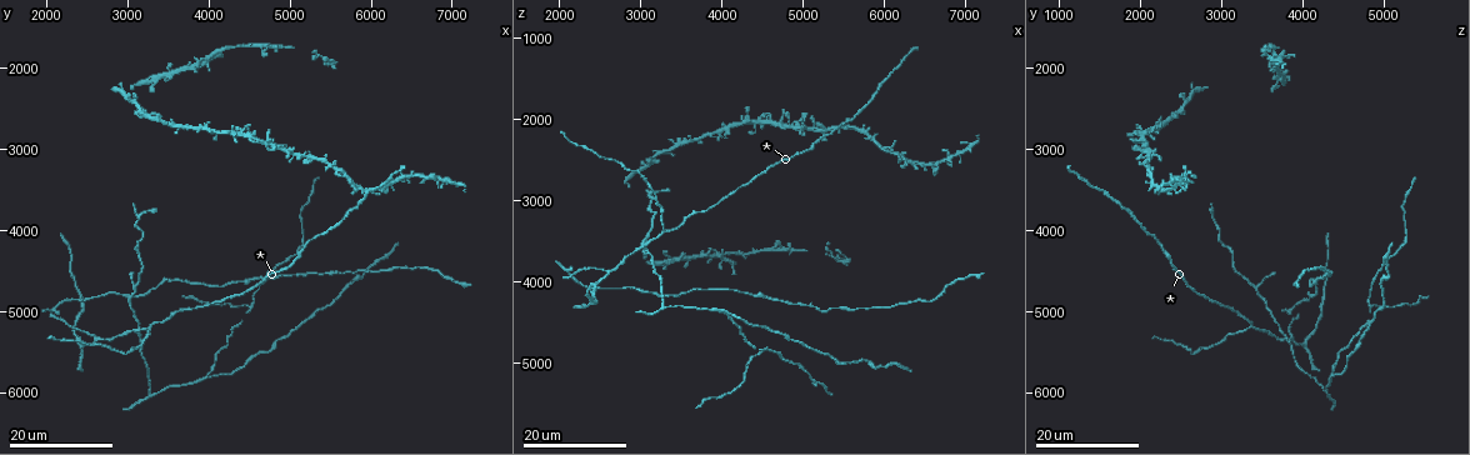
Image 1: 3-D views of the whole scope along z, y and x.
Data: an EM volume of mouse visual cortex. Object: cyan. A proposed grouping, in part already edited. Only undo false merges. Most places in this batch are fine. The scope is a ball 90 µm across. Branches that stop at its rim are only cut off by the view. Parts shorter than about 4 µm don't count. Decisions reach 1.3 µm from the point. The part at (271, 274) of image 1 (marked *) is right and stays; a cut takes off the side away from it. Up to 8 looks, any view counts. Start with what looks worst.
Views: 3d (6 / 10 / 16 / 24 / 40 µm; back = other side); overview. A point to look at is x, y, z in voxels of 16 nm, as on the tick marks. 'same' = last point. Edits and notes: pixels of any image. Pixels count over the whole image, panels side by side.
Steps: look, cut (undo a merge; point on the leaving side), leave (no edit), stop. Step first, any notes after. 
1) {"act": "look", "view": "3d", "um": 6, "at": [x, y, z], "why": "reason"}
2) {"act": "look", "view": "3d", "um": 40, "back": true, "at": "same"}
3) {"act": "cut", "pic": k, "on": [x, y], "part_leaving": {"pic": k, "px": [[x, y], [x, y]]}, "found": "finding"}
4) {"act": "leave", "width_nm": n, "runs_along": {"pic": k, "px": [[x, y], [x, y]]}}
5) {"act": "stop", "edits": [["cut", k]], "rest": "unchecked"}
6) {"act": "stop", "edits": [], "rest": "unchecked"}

{"act": "look", "view": "3d", "um": 16, "at": [4500, 4950, 4850], "why": "side arm on a straight run"}

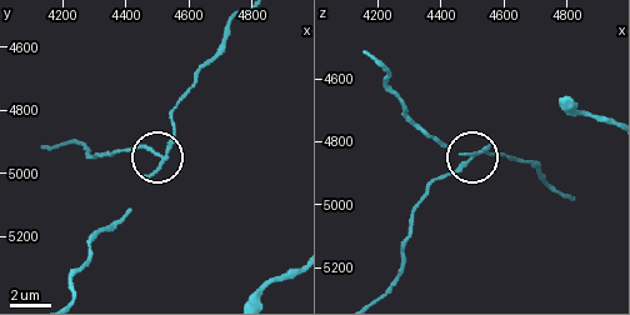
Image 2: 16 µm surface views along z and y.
{"act": "look", "view": "3d", "um": 10, "at": "same", "why": "zoom in"}

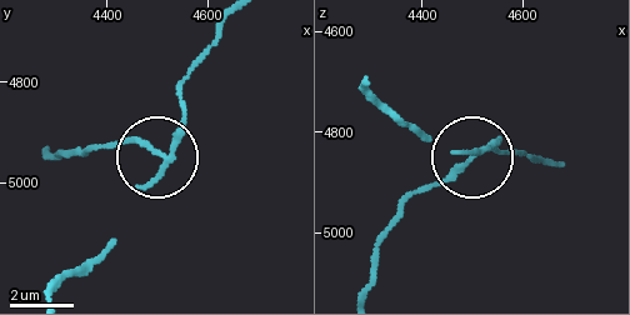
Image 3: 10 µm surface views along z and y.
{"act": "cut", "pic": 3, "on": [128, 141], "arms": 3, "part_leaving": {"pic": 3, "px": [[159, 156], [121, 140], [70, 156], [49, 148]]}, "found": "two neurons meet here"}

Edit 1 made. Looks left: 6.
{"act": "look", "view": "overview"}

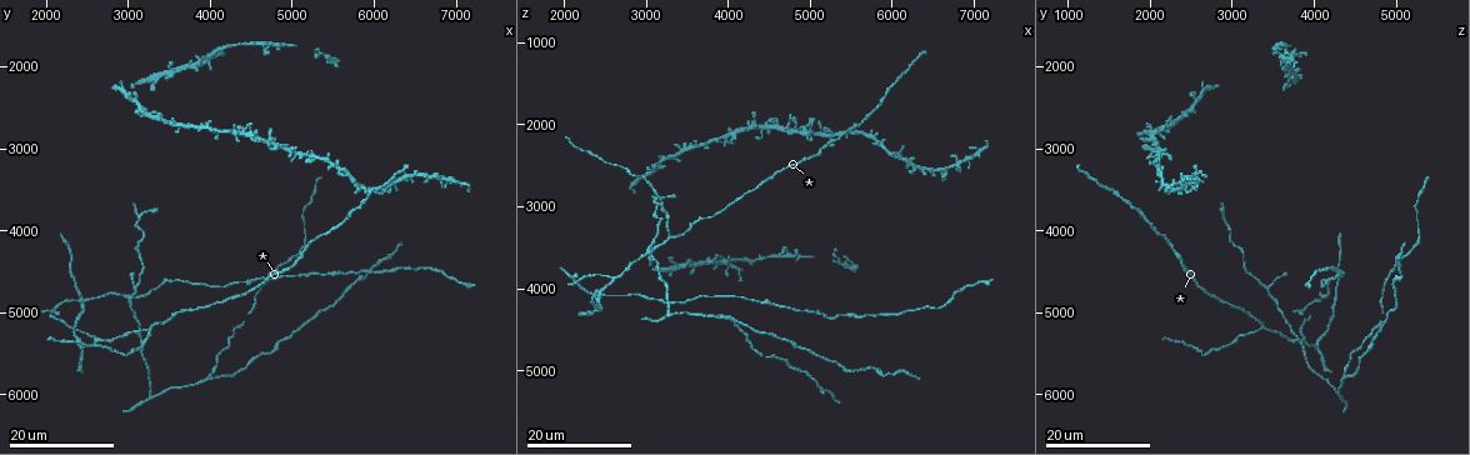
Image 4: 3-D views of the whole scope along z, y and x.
{"act": "look", "view": "3d", "um": 16, "at": [3050, 4700, 3450], "why": "arms part here"}

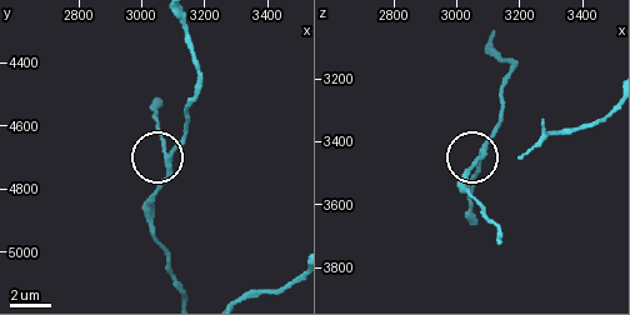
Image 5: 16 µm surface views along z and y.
{"act": "look", "view": "3d", "um": 10, "at": [3090, 4710, 3430], "why": "zoom in"}

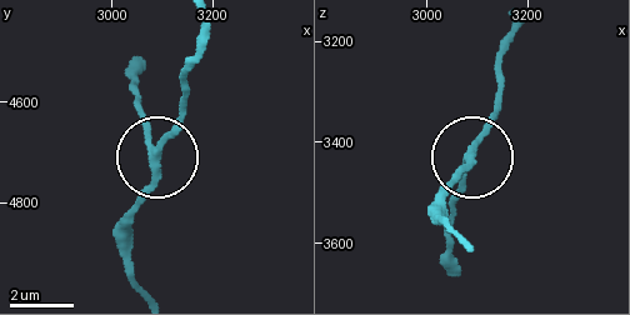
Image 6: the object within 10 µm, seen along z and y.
{"act": "leave", "found": "one neuron here"}

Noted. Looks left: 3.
{"act": "look", "view": "3d", "um": 24, "at": [4000, 5800, 4400], "why": "three arms meet"}

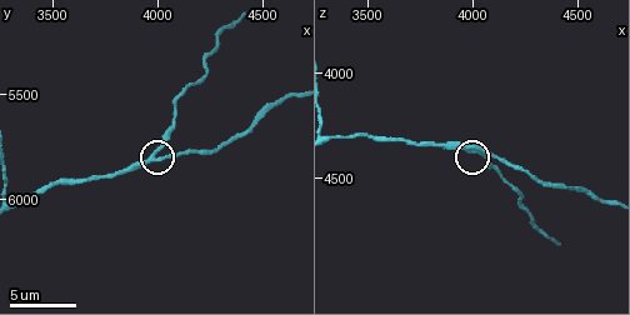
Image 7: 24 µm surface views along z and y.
{"act": "look", "view": "3d", "um": 10, "at": [3980, 5790, 4360], "why": "zoom in"}

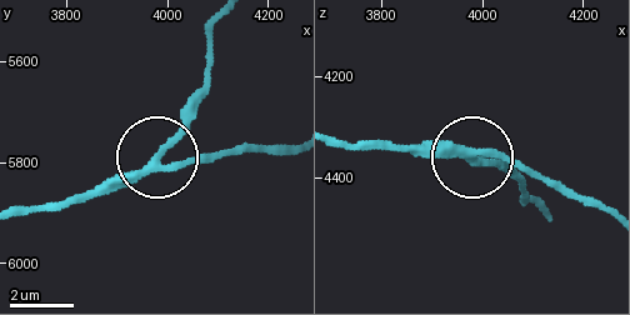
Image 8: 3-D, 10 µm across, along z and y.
{"act": "leave", "width_nm": 250, "runs_along": {"pic": 8, "px": [[336, 139], [360, 146], [456, 146], [559, 179]]}, "found": "one neuron here"}

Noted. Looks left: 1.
{"act": "stop", "edits": [["cut", 3]], "rest": "unchecked"}

